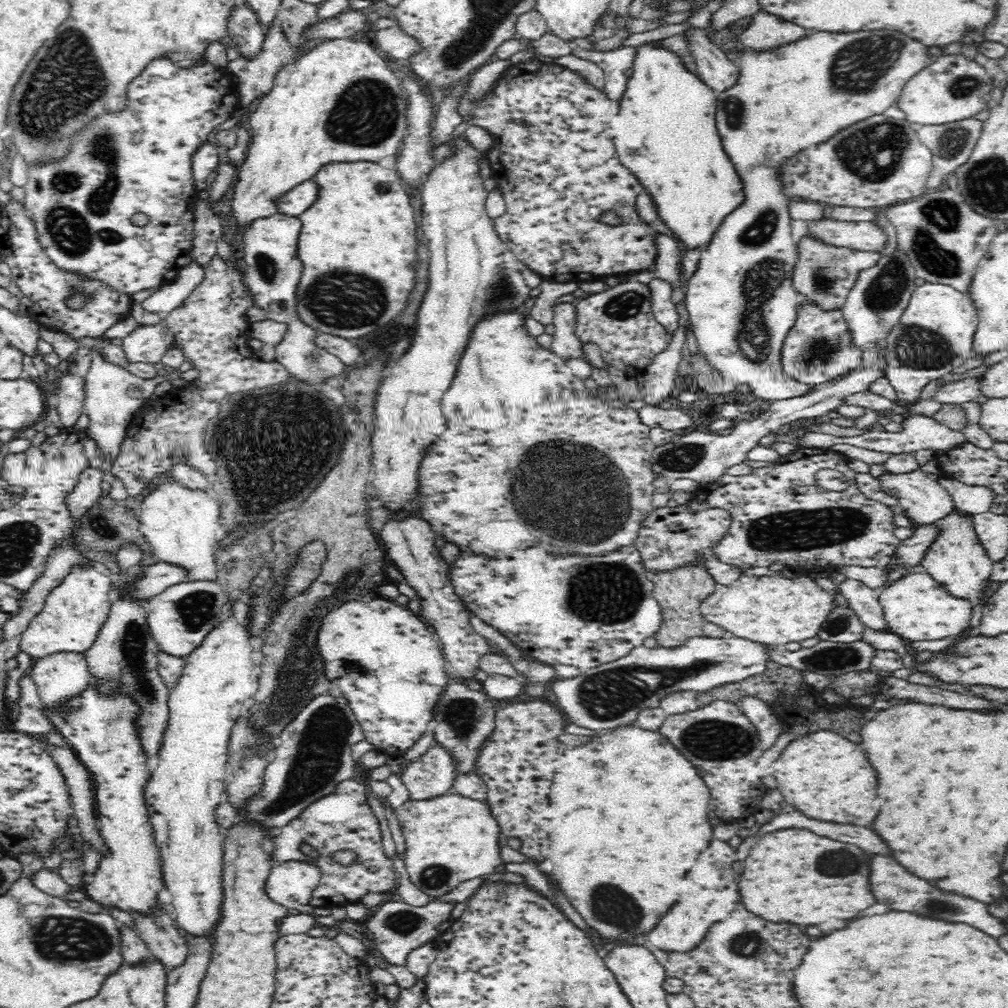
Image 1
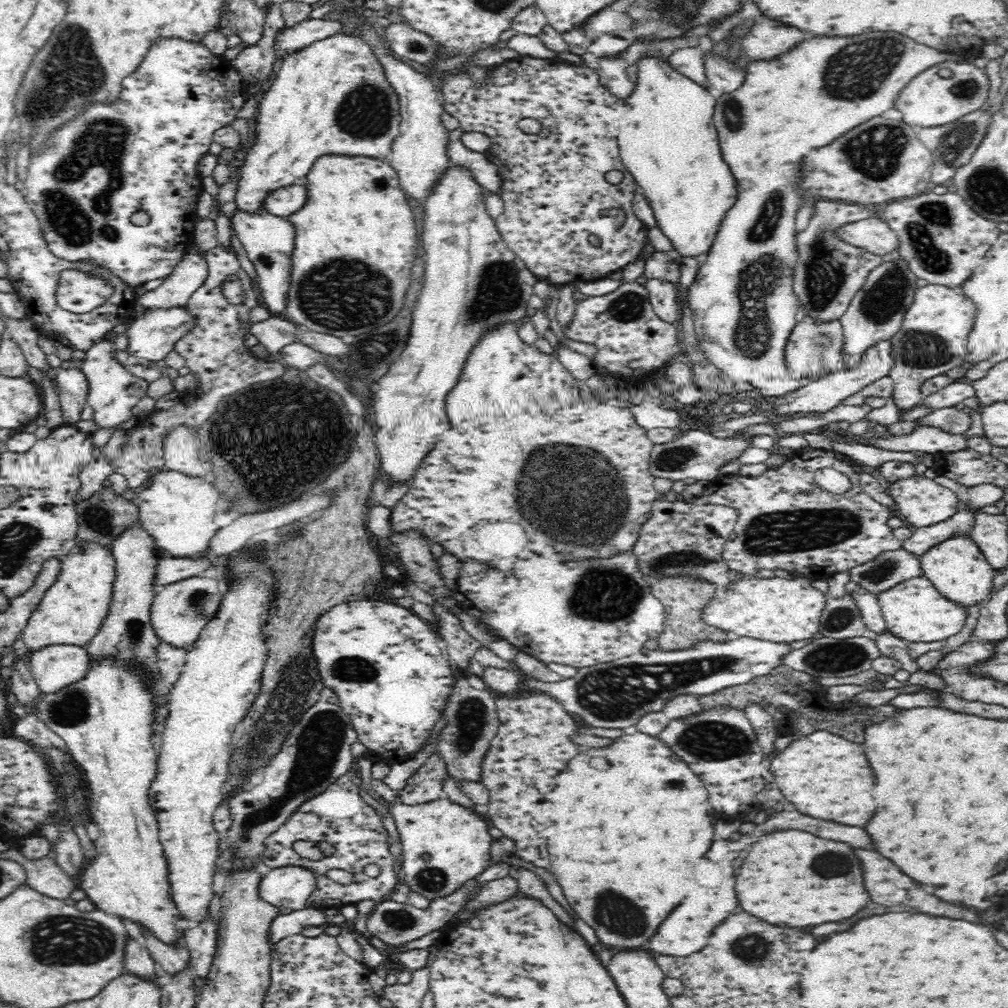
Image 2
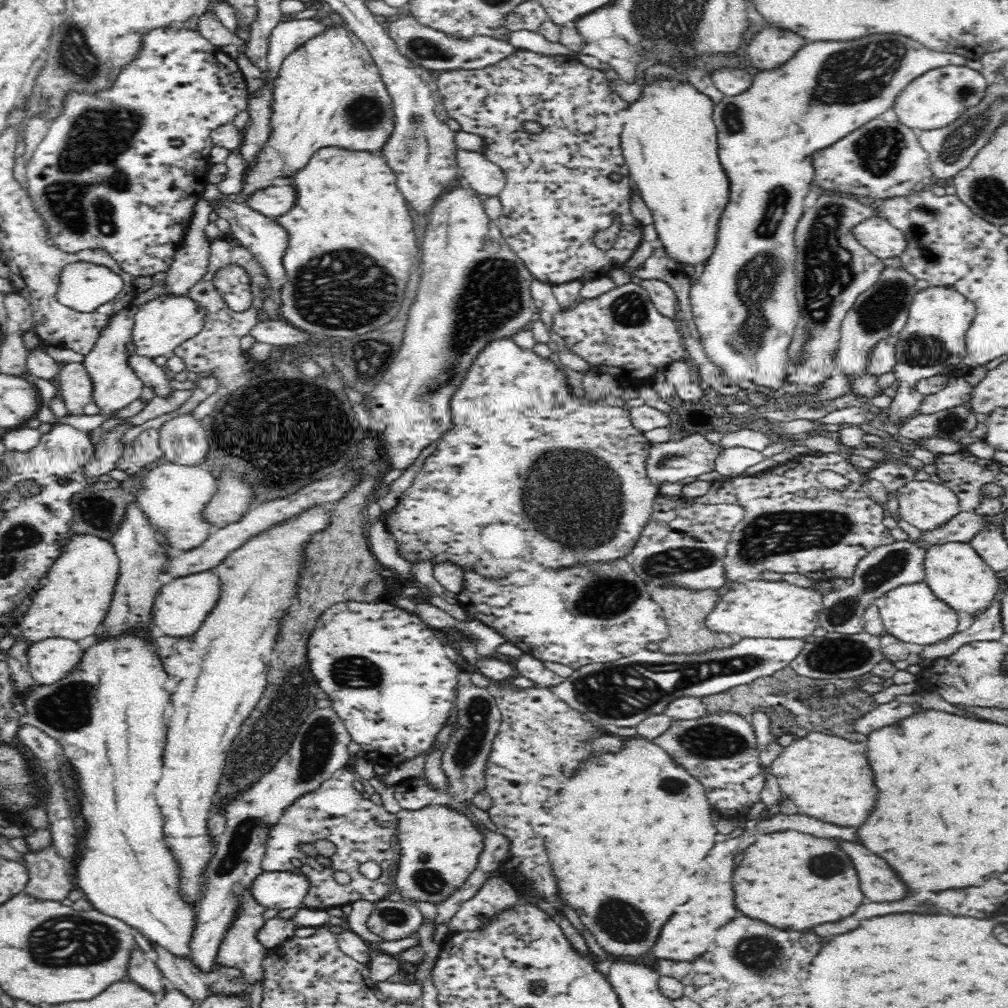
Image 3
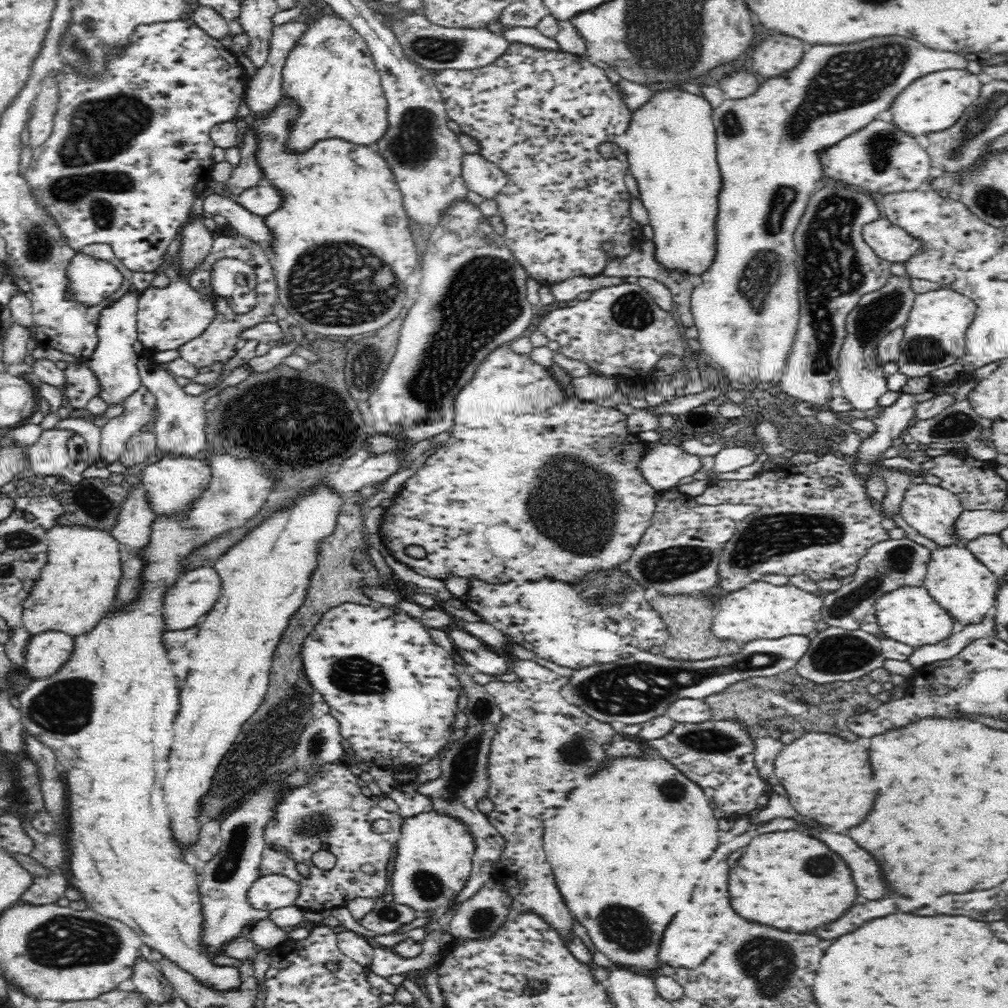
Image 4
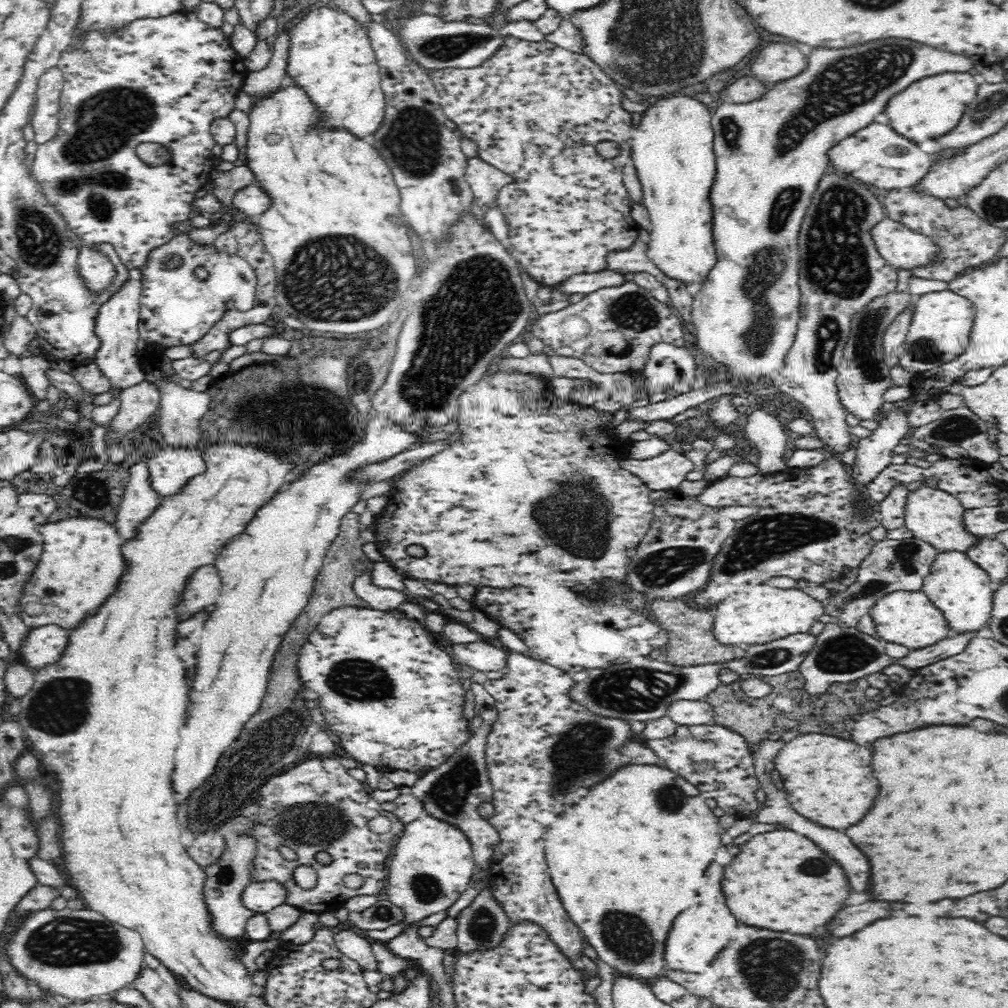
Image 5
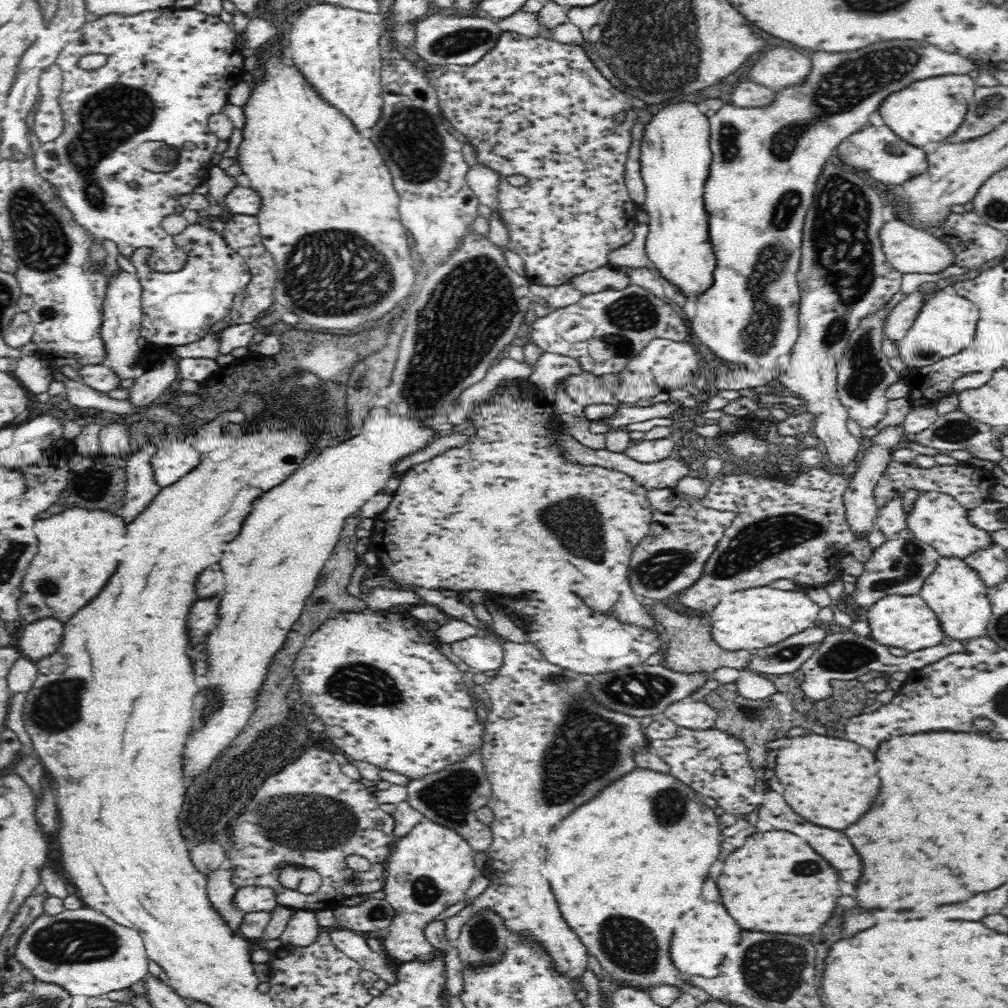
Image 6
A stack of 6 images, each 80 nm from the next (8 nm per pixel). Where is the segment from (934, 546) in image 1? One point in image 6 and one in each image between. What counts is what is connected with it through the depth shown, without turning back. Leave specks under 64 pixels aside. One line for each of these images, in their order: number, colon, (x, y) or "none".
2: (957, 567)
3: (957, 574)
4: (961, 583)
5: (963, 591)
6: (954, 589)

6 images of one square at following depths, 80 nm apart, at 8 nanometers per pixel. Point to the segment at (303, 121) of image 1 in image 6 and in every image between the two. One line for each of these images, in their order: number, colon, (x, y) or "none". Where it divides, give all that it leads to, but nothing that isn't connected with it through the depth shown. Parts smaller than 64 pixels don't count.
2: (333, 98)
3: (329, 93)
4: (330, 77)
5: (330, 58)
6: (336, 50)

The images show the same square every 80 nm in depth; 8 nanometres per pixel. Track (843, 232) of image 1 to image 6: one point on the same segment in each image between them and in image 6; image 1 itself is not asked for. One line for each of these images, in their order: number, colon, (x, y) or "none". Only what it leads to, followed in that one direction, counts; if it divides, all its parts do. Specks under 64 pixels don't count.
2: (873, 235)
3: (876, 234)
4: (889, 242)
5: (903, 248)
6: (908, 249)

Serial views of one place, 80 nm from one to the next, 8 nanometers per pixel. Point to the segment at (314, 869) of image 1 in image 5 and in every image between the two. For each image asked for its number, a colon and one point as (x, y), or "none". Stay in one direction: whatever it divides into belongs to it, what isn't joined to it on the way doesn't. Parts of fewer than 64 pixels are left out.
2: (290, 886)
3: (284, 890)
4: (270, 892)
5: (261, 896)

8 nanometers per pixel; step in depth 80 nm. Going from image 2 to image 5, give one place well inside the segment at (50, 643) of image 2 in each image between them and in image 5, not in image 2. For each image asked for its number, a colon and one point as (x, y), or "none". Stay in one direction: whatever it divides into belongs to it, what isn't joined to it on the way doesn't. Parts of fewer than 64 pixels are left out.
3: (75, 599)
4: (76, 591)
5: (81, 566)

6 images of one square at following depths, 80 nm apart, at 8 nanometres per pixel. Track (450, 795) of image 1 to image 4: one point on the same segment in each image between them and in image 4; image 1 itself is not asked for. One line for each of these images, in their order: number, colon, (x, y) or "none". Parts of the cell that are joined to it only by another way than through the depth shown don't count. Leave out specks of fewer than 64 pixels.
2: (444, 844)
3: (440, 846)
4: (435, 851)

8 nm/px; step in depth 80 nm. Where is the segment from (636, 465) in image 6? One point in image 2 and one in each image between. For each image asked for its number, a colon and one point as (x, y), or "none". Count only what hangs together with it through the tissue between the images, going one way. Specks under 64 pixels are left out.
2: (697, 454)
3: (694, 455)
4: (664, 465)
5: (666, 470)

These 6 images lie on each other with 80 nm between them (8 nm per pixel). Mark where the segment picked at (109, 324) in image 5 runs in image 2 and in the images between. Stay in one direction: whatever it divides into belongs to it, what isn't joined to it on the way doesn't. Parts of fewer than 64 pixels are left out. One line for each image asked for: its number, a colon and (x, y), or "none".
2: (113, 391)
3: (115, 385)
4: (113, 362)

